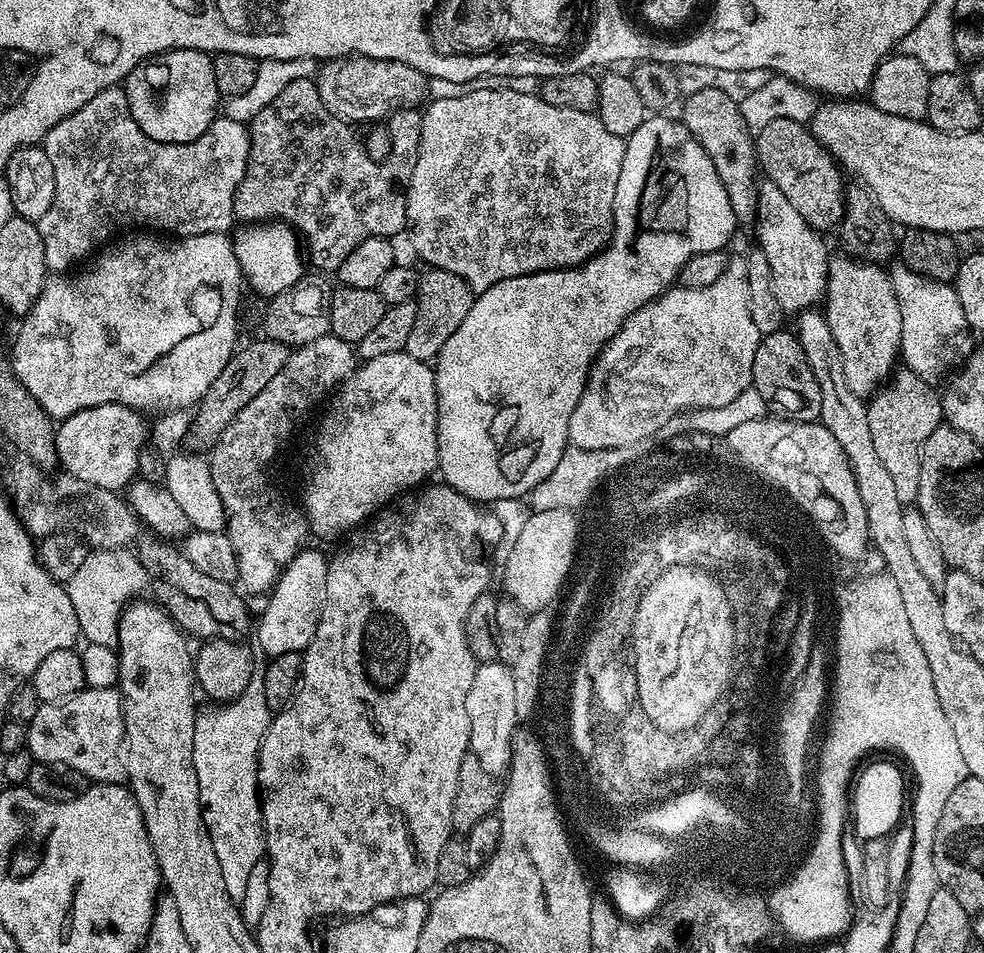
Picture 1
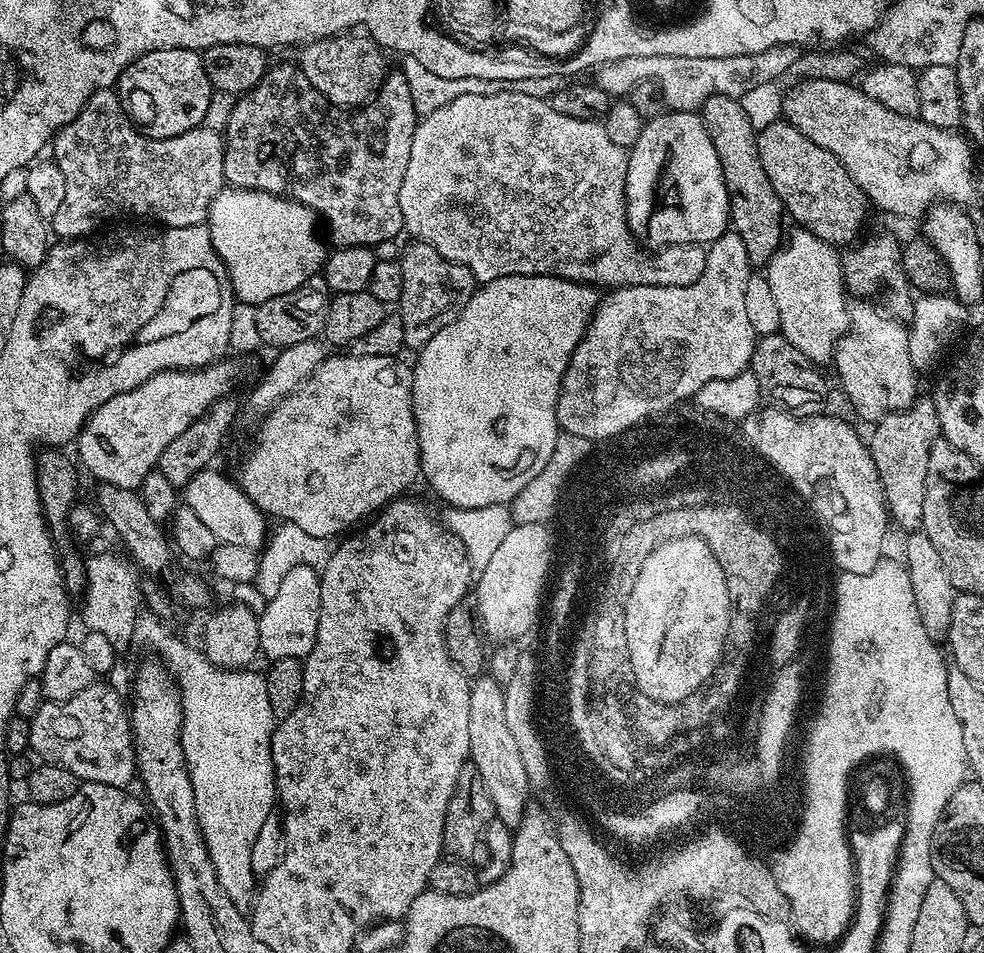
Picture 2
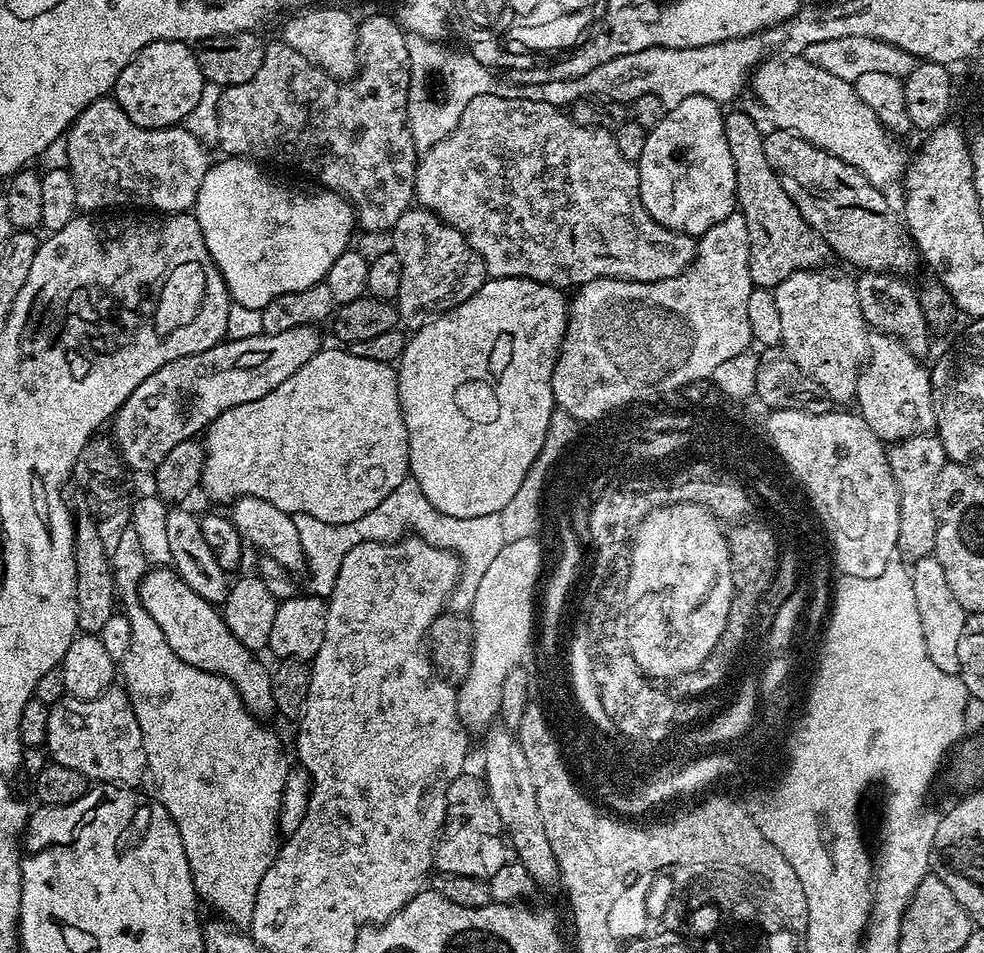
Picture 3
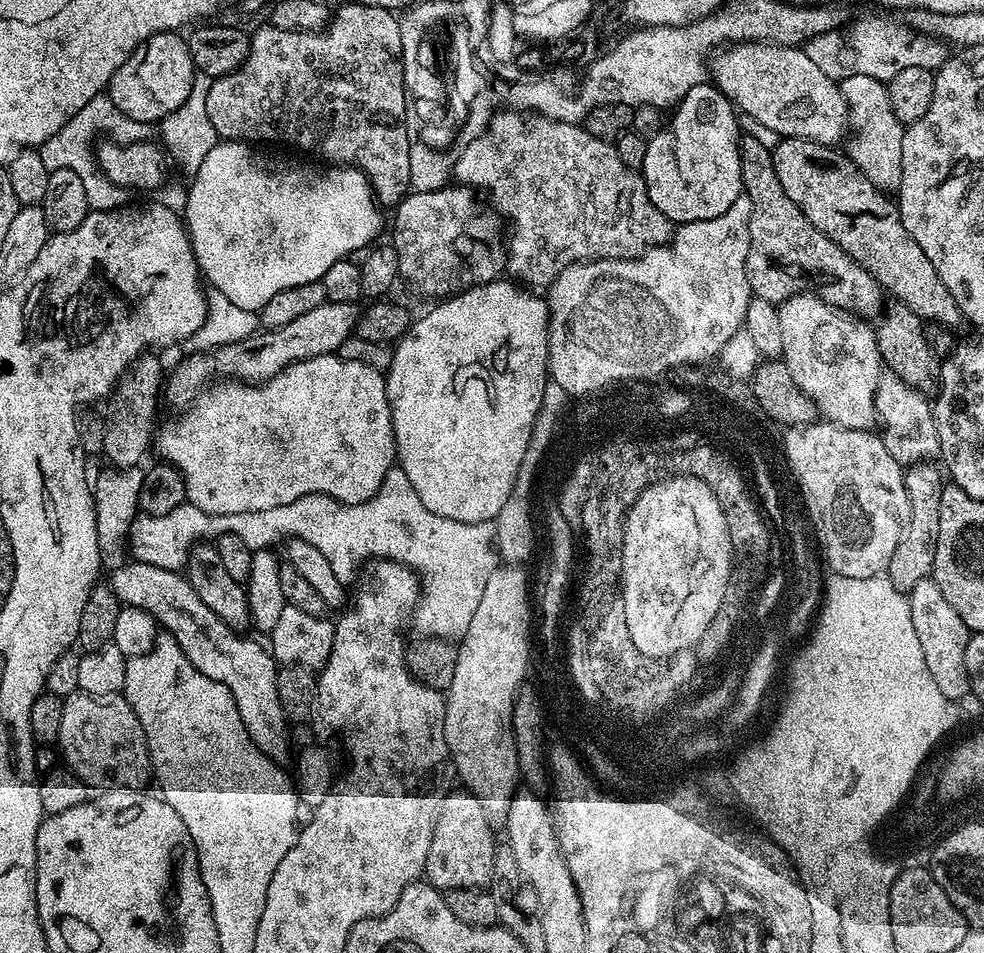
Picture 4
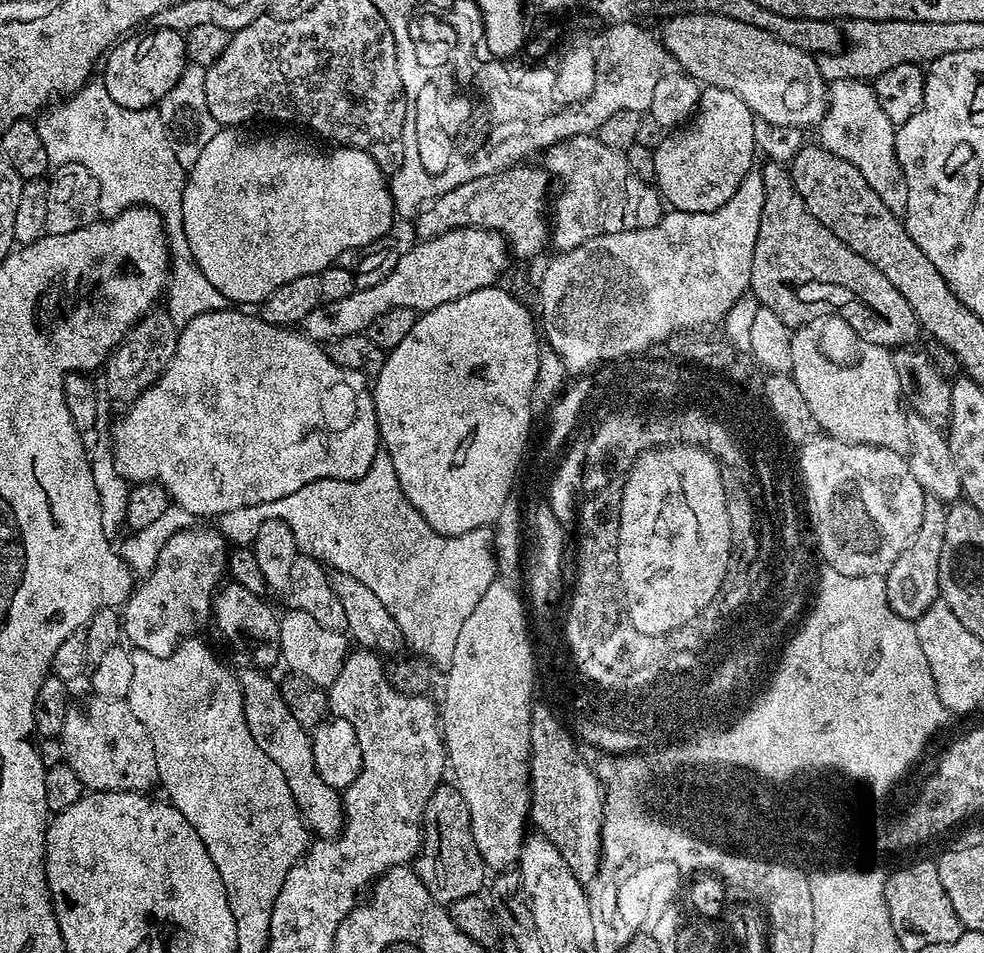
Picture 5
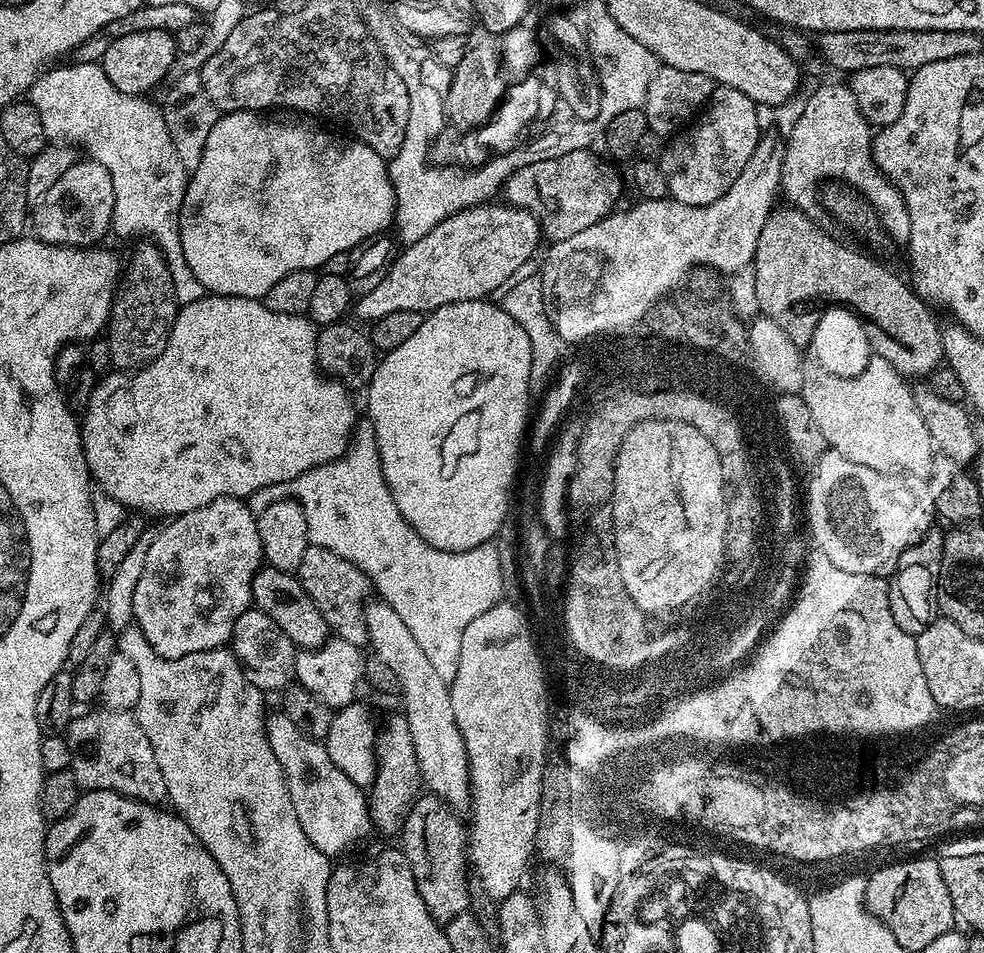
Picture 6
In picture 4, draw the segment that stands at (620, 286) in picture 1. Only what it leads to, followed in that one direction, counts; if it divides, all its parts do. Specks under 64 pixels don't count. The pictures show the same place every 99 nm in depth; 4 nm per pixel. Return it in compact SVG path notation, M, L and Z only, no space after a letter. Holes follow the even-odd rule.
M705 82L686 93L673 112L672 120L670 116L660 133L648 140L642 175L650 202L676 226L718 218L744 191L737 109L715 83ZM508 278L492 280L489 284L479 284L439 301L421 320L413 319L408 332L396 341L392 348L392 361L386 373L388 382L388 401L392 415L392 429L396 443L396 459L398 467L410 478L410 486L414 486L418 498L422 498L422 506L434 514L442 514L442 518L454 518L454 522L486 522L495 521L496 515L507 498L515 489L518 468L525 457L526 446L530 443L531 430L535 426L539 407L542 406L543 388L550 381L548 374L548 302L543 295L535 296L535 291L521 286Z

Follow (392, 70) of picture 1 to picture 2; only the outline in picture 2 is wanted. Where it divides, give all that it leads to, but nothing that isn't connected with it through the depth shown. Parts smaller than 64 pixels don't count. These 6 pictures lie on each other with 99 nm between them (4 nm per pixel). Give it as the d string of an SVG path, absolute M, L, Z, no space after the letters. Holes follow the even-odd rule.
M356 30L328 36L324 40L311 40L299 52L298 66L302 74L310 78L310 86L314 86L314 90L318 90L329 105L337 104L340 108L356 108L364 103L367 105L380 91L384 77L390 71L380 45L371 36Z

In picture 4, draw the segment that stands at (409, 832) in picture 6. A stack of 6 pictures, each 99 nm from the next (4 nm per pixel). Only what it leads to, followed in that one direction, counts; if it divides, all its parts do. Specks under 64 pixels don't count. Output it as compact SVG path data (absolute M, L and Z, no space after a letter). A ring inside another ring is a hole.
M449 791L442 806L436 812L434 834L430 838L430 854L426 854L424 876L427 883L440 889L441 893L453 892L459 888L488 888L492 883L492 867L498 851L496 840L492 837L493 821L489 820L486 810L478 797L470 791Z

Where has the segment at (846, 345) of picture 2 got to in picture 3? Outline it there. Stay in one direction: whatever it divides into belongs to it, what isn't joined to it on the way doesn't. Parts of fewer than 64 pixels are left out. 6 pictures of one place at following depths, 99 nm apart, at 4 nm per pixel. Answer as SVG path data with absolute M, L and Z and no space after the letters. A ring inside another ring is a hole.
M876 334L871 337L866 359L858 374L854 404L866 426L870 426L880 440L895 442L926 436L935 429L932 377L929 369L920 364L923 363L893 336Z

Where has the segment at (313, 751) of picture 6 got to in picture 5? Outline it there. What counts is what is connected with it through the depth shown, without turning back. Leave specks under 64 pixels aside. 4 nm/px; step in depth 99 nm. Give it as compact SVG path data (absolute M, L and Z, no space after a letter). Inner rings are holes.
M255 666L239 669L238 679L242 690L246 726L250 726L250 738L282 770L286 777L286 786L290 786L290 794L294 794L294 802L298 806L305 824L317 837L331 838L344 829L344 802L339 791L331 788L322 780L321 774L315 768L312 753L312 737L309 729L298 726L294 714L282 702L280 685L268 677L267 671Z

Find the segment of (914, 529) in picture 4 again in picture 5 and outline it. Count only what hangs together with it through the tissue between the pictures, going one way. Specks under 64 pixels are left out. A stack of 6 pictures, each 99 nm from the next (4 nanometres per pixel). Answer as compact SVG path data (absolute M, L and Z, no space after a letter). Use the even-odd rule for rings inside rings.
M925 495L922 522L918 526L918 530L906 546L906 550L902 550L902 554L898 554L894 566L890 566L887 576L884 577L888 605L894 610L894 614L898 614L903 620L915 622L932 604L937 603L940 595L938 558L942 558L942 542L946 542L947 513L948 508L945 501Z

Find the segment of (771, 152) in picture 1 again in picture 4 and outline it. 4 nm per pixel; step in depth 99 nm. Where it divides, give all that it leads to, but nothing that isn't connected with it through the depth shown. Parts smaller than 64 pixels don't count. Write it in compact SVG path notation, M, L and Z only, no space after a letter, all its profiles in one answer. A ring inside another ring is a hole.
M785 136L775 142L777 144L772 148L774 170L778 173L778 182L782 182L782 190L786 190L786 198L790 198L790 202L794 202L794 206L798 206L798 210L802 210L802 214L806 214L806 218L810 218L810 222L826 234L826 238L833 240L842 250L846 250L846 254L850 254L850 258L854 258L854 262L858 262L858 266L865 268L893 301L914 310L922 321L955 329L955 324L962 320L958 302L954 302L954 294L950 294L942 278L938 278L938 270L934 270L922 246L918 246L906 226L902 226L897 201L891 195L879 192L874 182L870 182L870 178L854 166L852 159L835 147L797 136Z

